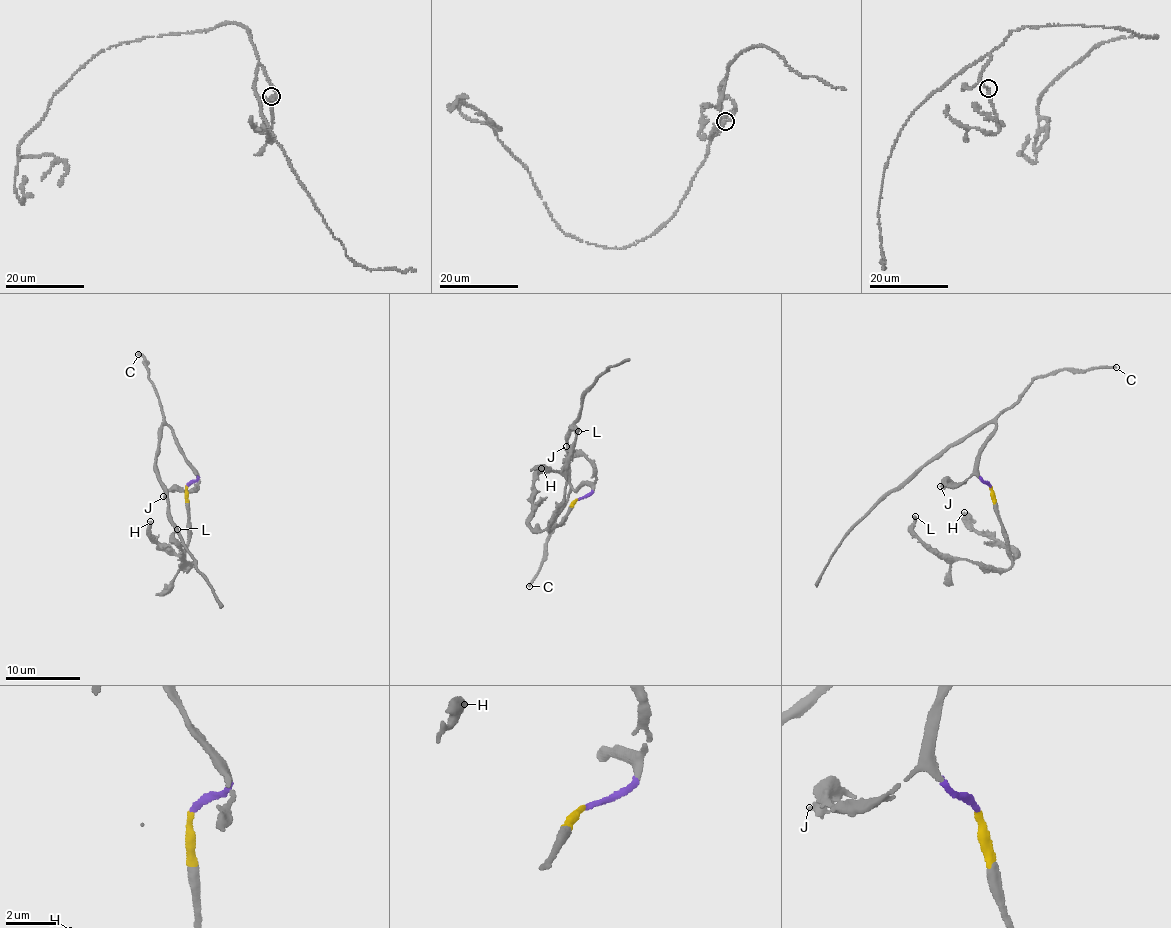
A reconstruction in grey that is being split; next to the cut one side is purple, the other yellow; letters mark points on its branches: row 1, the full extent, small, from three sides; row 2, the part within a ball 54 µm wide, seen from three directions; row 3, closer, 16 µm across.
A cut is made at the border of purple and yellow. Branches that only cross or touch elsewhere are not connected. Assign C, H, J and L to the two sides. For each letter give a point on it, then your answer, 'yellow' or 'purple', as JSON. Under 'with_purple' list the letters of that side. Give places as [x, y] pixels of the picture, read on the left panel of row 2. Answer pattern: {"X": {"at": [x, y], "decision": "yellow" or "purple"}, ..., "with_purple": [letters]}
{"C": {"at": [138, 354], "decision": "purple"}, "H": {"at": [150, 521], "decision": "yellow"}, "J": {"at": [163, 496], "decision": "purple"}, "L": {"at": [177, 529], "decision": "yellow"}, "with_purple": ["C", "J"]}

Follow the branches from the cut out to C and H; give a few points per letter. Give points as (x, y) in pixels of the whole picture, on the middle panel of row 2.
C: (578, 499), (592, 485), (571, 488), (568, 499), (555, 514), (545, 560), (529, 587)
H: (578, 499), (555, 525), (534, 529), (530, 525), (533, 486), (541, 468)

